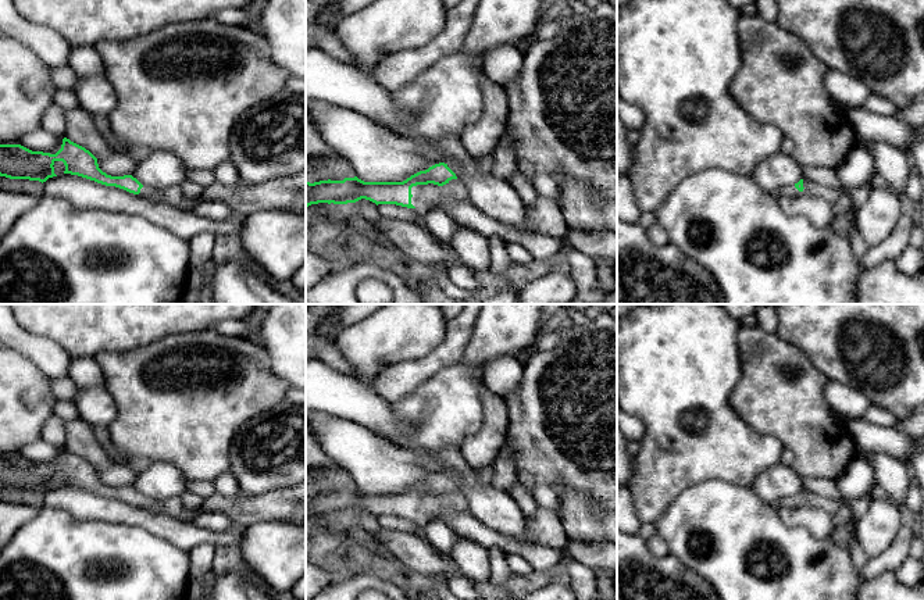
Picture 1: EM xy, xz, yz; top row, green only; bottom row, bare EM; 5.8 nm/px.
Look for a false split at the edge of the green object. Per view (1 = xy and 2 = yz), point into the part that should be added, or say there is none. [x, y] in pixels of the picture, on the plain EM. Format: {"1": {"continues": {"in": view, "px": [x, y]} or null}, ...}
{"1": {"continues": {"in": "xy", "px": [288, 504]}}, "2": {"continues": {"in": "yz", "px": [789, 502]}}}

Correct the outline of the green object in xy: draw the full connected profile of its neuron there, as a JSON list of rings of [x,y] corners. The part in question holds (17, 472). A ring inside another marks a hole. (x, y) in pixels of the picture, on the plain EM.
[[[64,449],[61,460],[56,465],[32,462],[21,456],[0,456],[0,488],[10,490],[29,490],[46,493],[49,489],[57,488],[54,485],[54,474],[63,472],[65,476],[64,485],[78,486],[106,497],[115,497],[129,504],[139,506],[142,508],[167,514],[183,521],[192,521],[199,511],[203,512],[221,512],[231,519],[231,524],[240,528],[249,528],[260,522],[268,521],[286,521],[286,522],[306,522],[306,482],[277,489],[264,494],[238,494],[233,497],[214,493],[204,499],[203,504],[197,510],[186,510],[181,497],[171,497],[167,500],[156,500],[142,496],[132,486],[111,488],[99,479],[97,469],[85,458]]]

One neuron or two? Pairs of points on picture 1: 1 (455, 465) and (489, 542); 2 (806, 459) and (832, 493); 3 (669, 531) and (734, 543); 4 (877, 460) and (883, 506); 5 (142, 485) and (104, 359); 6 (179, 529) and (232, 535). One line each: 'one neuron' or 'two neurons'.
1: two neurons
2: two neurons
3: one neuron
4: two neurons
5: two neurons
6: one neuron

